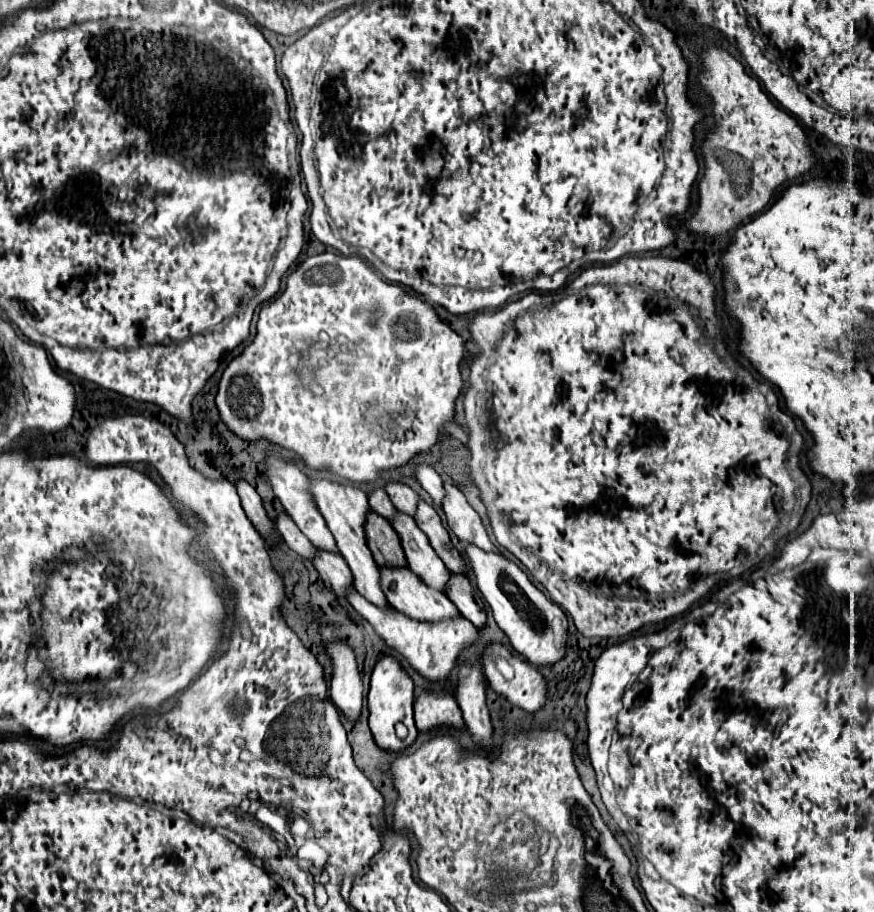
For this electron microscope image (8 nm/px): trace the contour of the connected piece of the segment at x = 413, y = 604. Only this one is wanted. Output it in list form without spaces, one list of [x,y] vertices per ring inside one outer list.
[[[379,567],[379,587],[385,593],[389,605],[401,613],[407,613],[407,617],[419,621],[441,621],[445,617],[457,615],[453,603],[443,593],[437,593],[437,589],[423,583],[409,567]]]

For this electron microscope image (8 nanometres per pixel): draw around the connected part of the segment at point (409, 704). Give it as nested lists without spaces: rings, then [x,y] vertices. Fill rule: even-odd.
[[[385,655],[383,659],[377,661],[377,665],[371,673],[371,687],[369,687],[367,703],[369,703],[369,727],[371,727],[371,733],[381,749],[401,751],[415,741],[417,727],[413,721],[413,681],[411,681],[409,673],[401,667],[401,663],[393,655]],[[395,723],[407,725],[409,735],[405,739],[397,737]]]

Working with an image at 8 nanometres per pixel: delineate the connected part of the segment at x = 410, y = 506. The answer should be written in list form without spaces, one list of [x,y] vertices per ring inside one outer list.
[[[387,481],[385,483],[385,491],[389,493],[393,505],[399,511],[403,511],[407,515],[413,515],[413,509],[417,507],[417,497],[419,497],[413,489],[409,489],[407,485],[403,485],[399,481]]]

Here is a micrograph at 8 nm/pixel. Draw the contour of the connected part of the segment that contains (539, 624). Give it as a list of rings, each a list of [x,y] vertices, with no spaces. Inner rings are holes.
[[[463,541],[461,551],[465,553],[467,565],[473,575],[473,585],[481,593],[481,597],[489,603],[497,625],[509,637],[513,649],[523,655],[533,667],[553,665],[565,653],[567,641],[567,617],[559,605],[547,599],[529,577],[505,555],[495,551],[477,549],[473,543]]]

